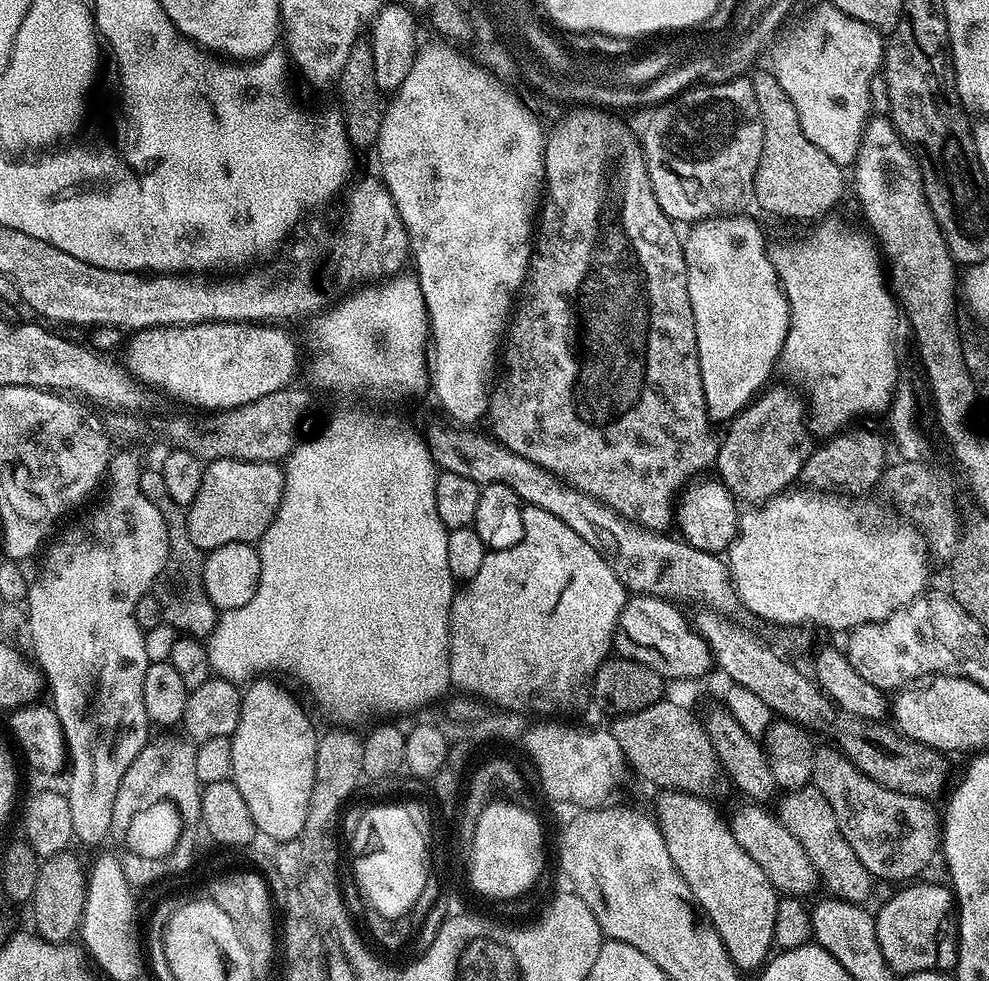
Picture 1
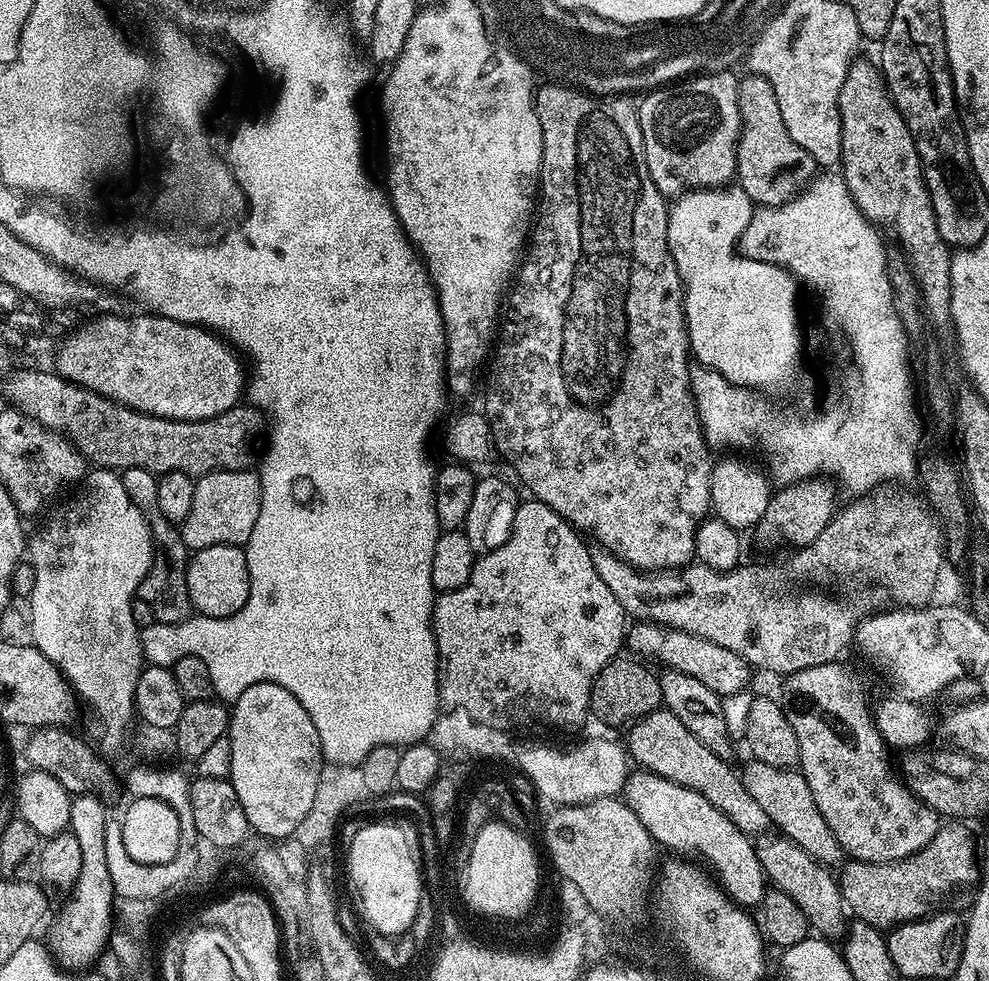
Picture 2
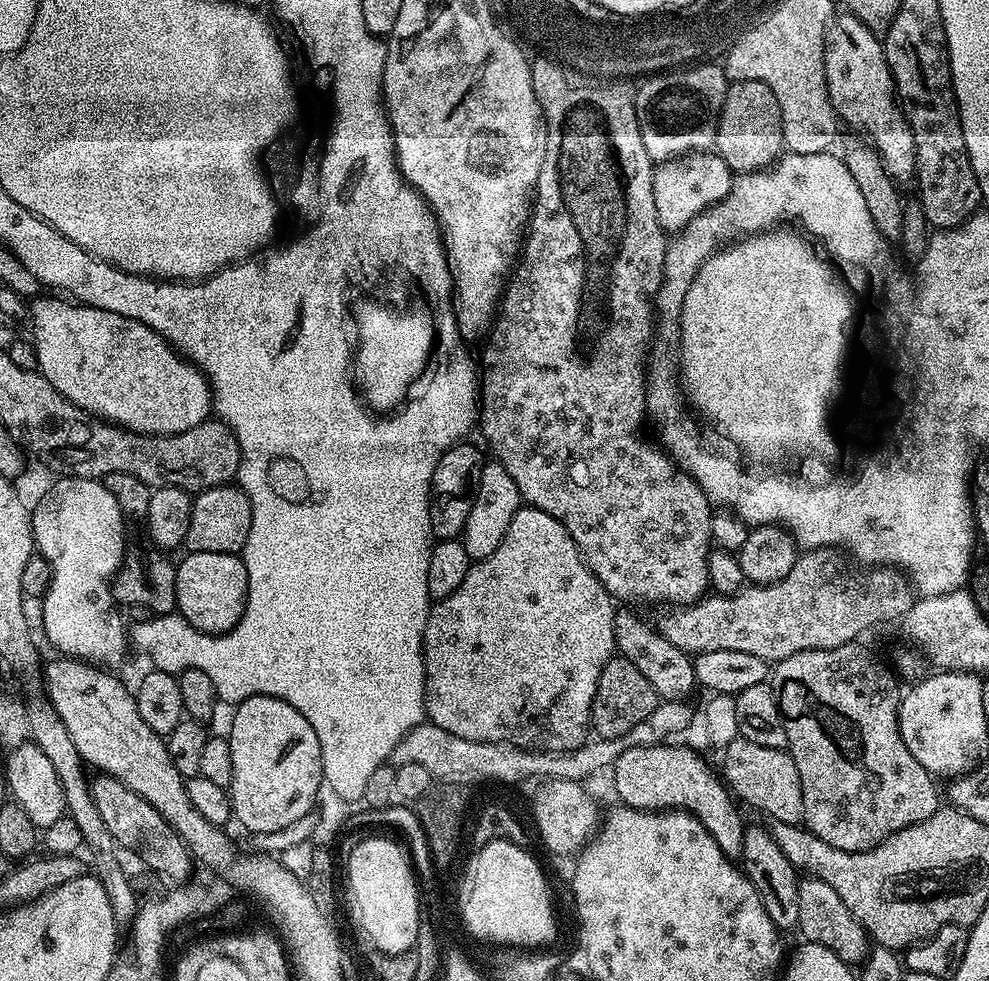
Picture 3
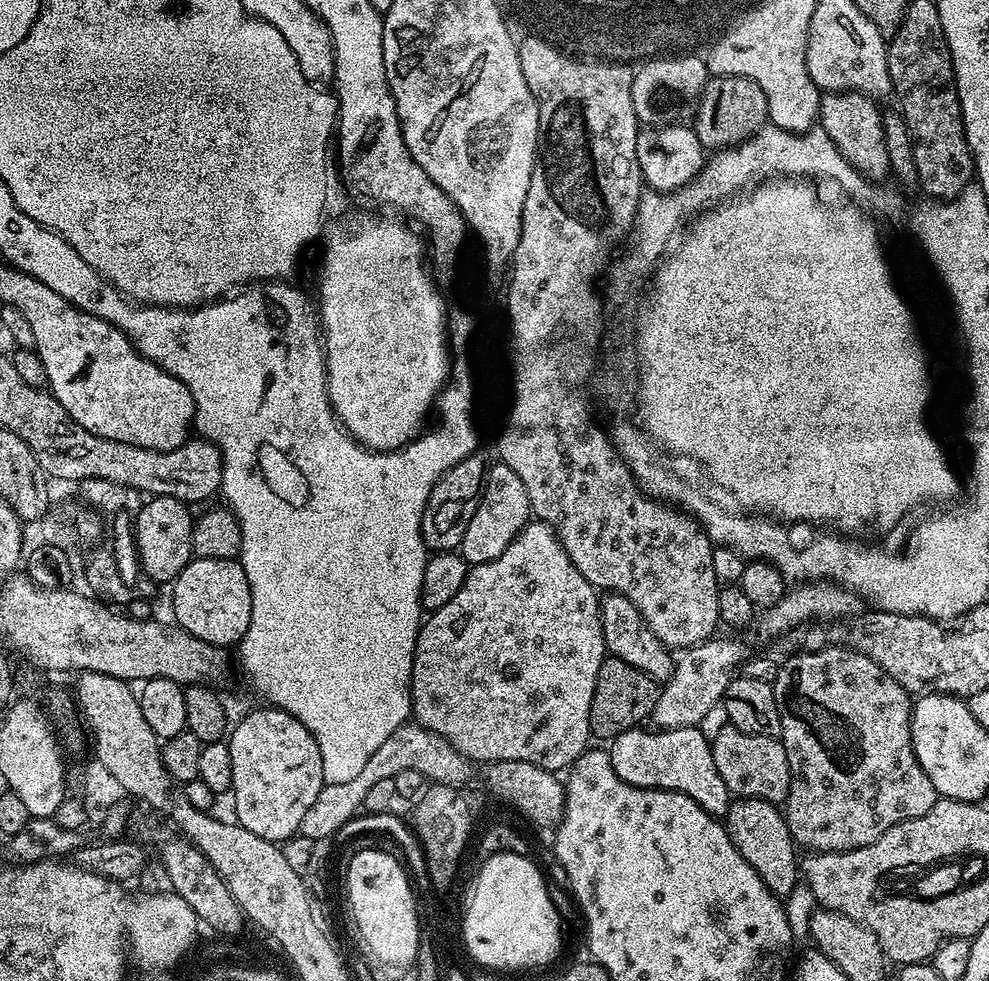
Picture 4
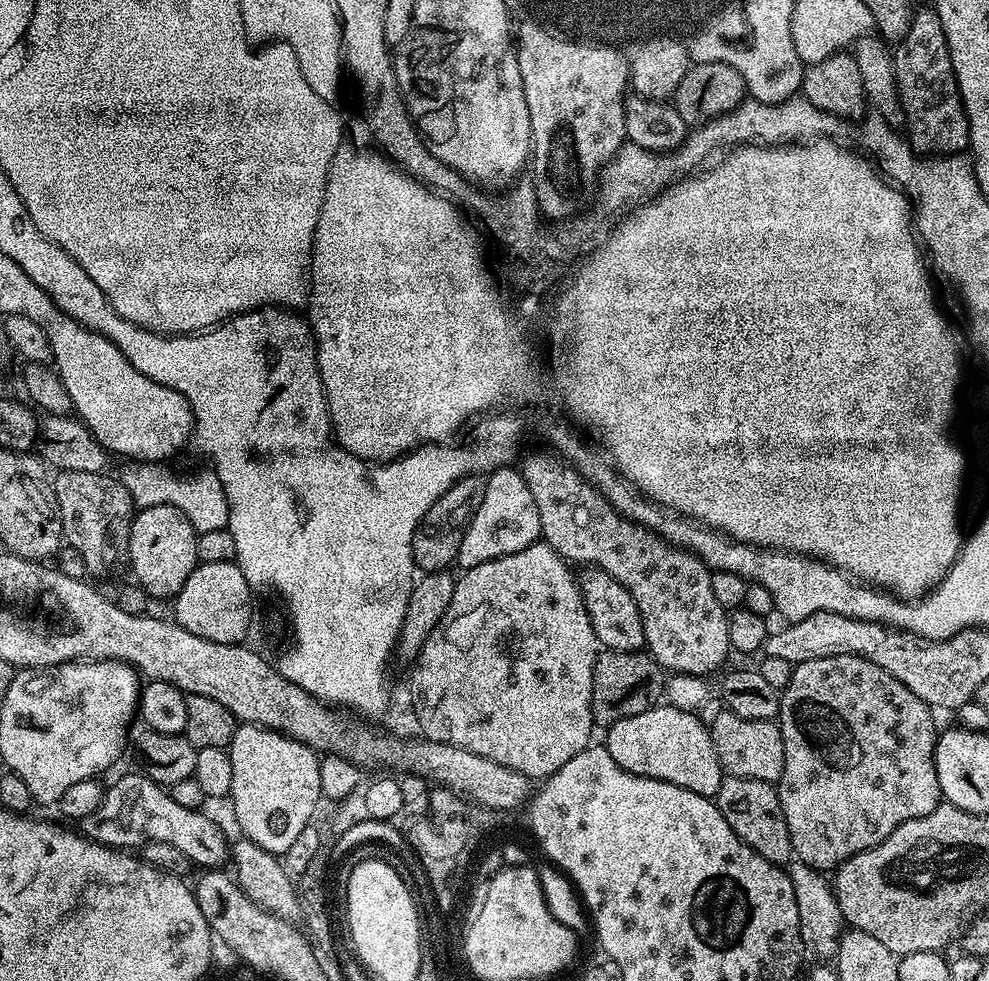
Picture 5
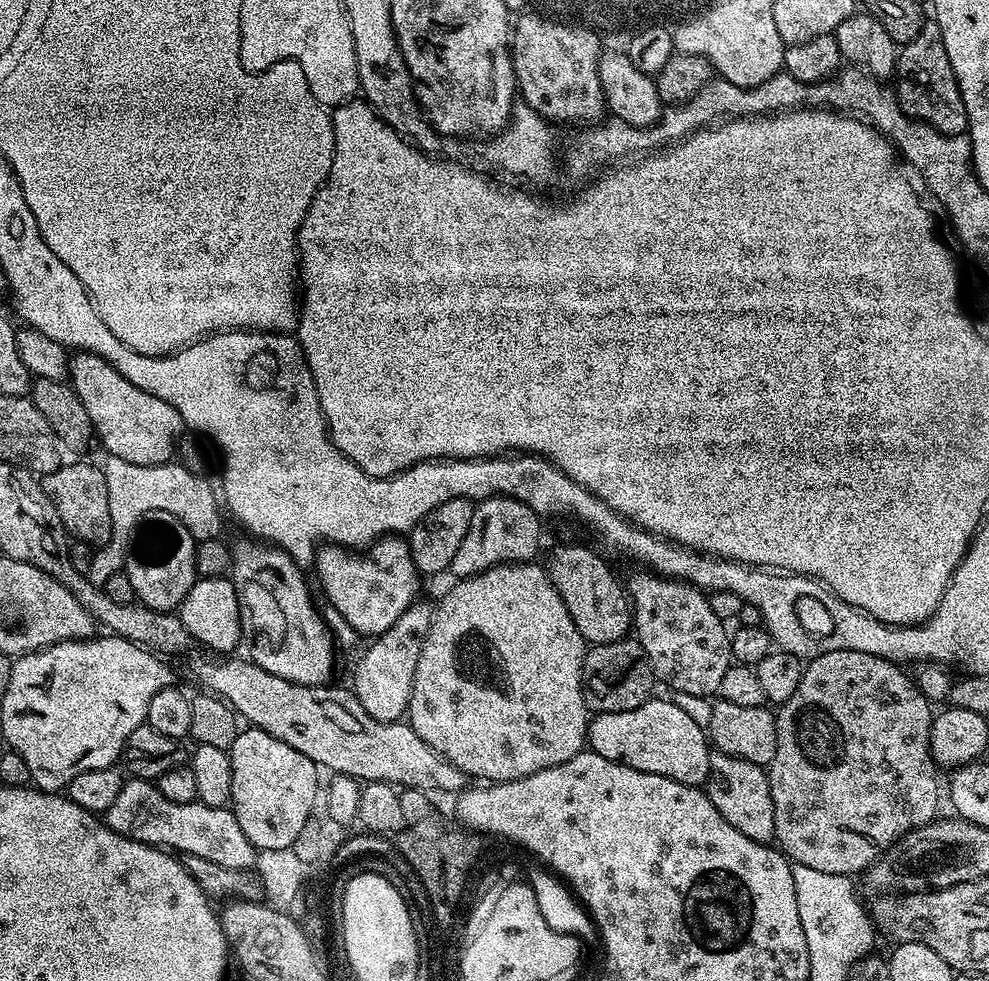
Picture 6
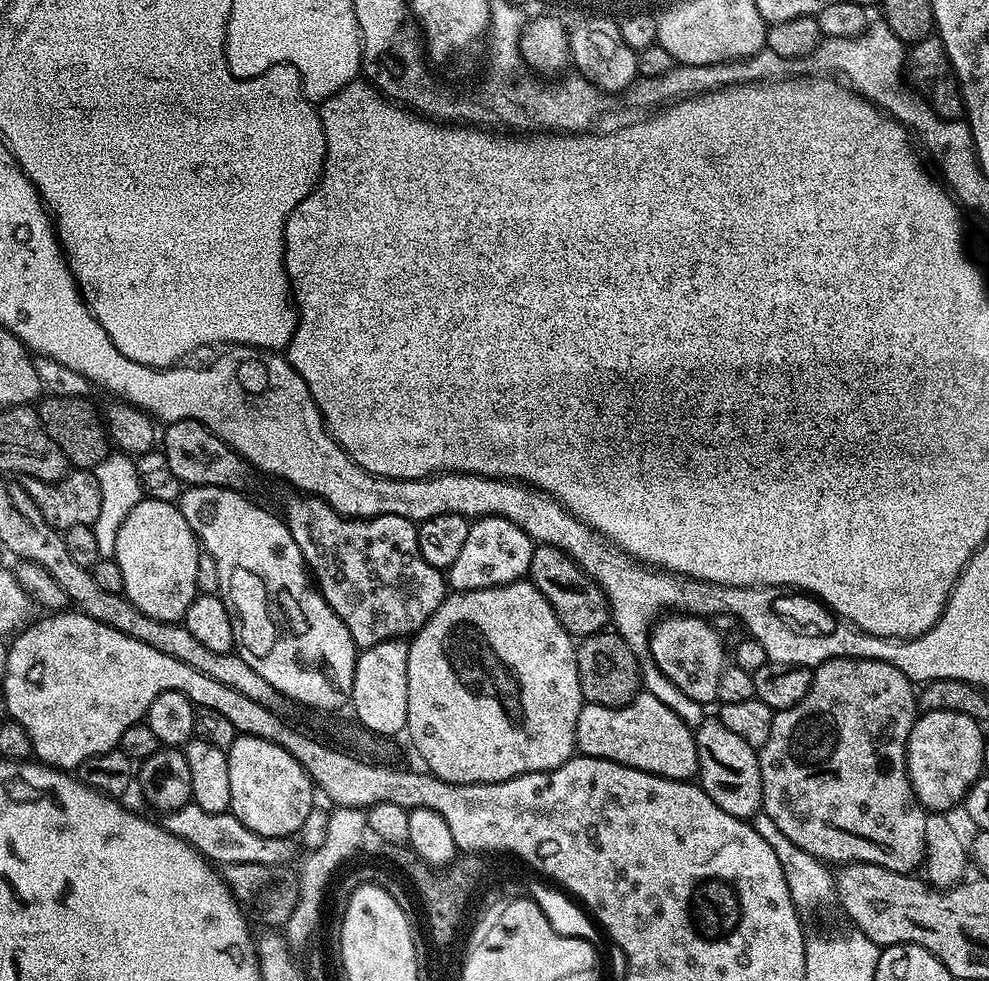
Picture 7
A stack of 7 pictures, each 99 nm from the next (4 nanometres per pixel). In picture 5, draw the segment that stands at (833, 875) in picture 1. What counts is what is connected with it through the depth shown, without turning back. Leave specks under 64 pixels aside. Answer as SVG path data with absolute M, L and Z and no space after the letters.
M720 710L710 725L710 731L714 754L718 754L718 762L727 775L769 782L779 781L784 765L784 743L780 725L776 720L738 718L738 714Z

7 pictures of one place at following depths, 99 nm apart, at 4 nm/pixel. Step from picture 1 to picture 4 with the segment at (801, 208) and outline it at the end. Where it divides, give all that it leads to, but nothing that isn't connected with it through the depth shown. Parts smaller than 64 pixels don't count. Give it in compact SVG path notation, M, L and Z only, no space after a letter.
M718 76L709 79L701 92L694 110L692 127L705 149L719 150L748 139L767 120L766 94L758 82L745 76Z

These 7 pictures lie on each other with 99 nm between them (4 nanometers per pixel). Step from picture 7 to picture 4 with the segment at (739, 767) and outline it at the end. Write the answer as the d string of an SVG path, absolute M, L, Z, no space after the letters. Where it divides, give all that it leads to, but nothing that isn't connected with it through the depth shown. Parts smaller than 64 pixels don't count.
M736 798L729 803L726 817L728 837L736 849L754 866L756 873L766 882L775 896L786 898L798 883L798 845L793 840L785 813L779 807L762 798Z

